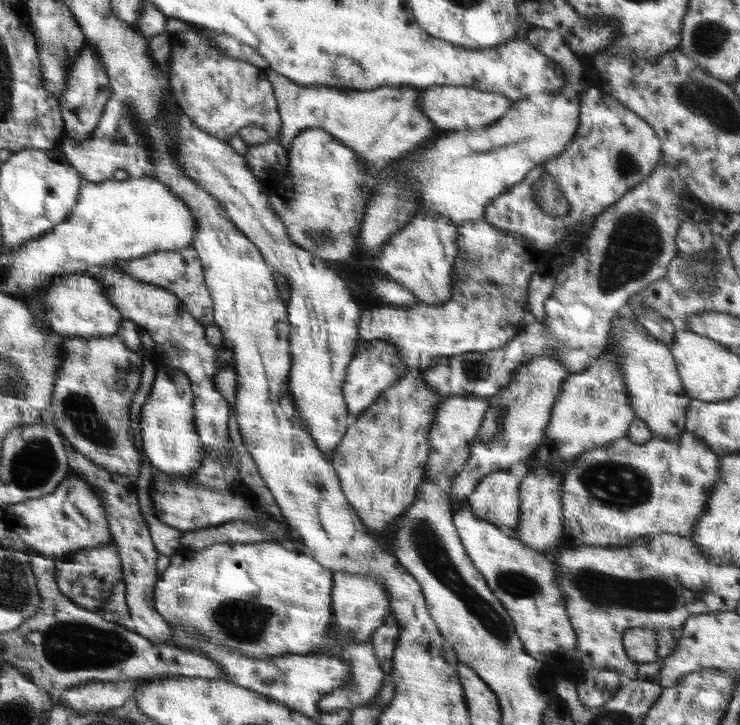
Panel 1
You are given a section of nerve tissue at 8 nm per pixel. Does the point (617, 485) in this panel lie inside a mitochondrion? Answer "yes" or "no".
yes

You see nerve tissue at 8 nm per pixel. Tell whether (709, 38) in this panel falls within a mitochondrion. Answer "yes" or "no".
yes

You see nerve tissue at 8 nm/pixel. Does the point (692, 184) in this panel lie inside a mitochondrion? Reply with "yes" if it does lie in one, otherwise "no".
no

